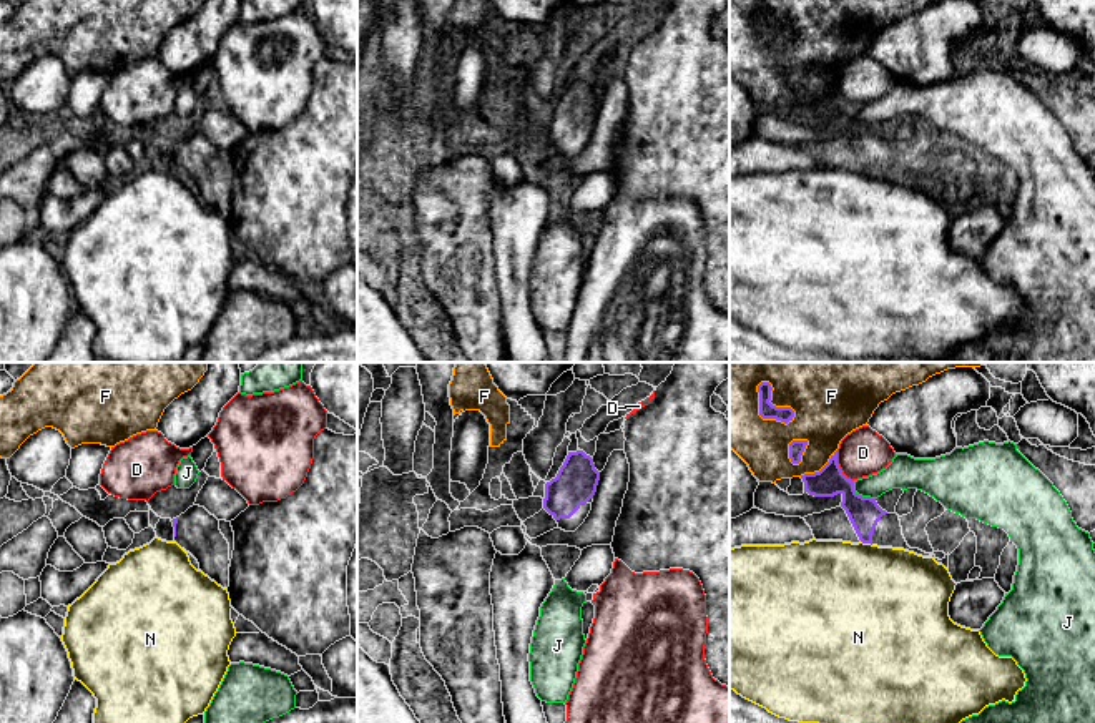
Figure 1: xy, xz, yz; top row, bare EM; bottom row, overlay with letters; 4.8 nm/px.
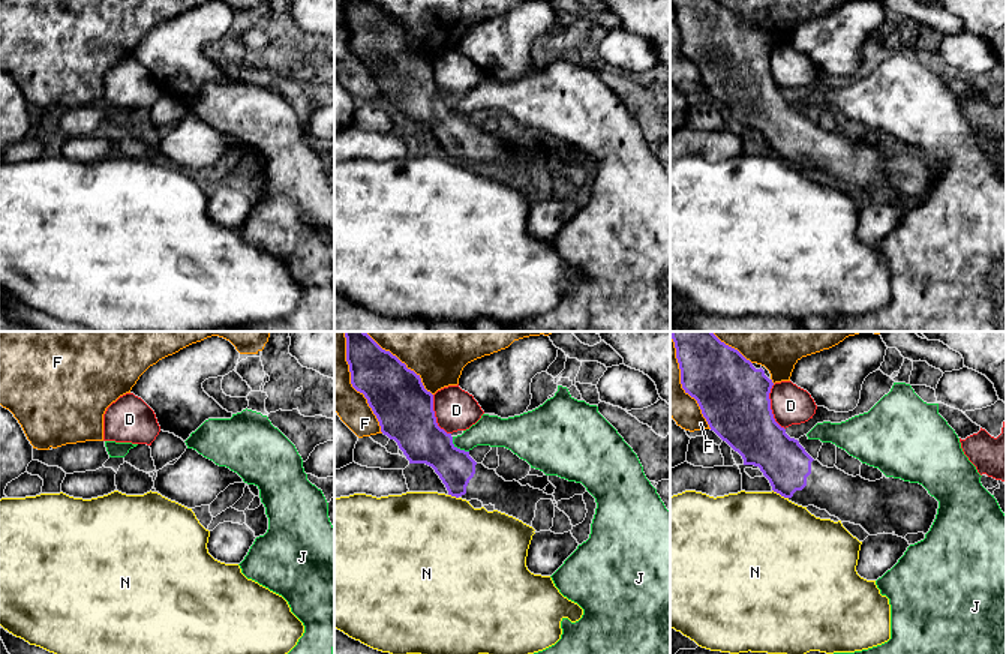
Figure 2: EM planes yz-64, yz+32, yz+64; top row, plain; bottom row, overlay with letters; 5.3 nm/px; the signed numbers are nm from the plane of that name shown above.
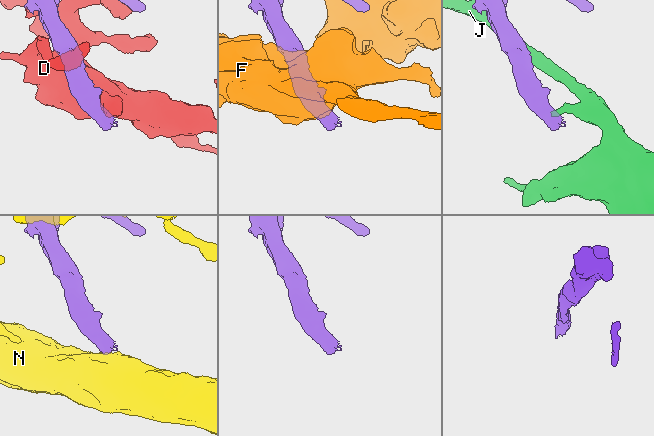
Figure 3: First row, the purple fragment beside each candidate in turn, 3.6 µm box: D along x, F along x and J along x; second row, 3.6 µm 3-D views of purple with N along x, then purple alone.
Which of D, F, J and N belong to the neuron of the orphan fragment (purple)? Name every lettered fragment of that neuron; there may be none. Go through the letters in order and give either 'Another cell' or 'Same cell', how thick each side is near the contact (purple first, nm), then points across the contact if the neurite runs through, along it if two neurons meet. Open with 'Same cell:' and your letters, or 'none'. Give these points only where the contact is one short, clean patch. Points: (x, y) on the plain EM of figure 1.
Same cell: none
D: Another cell. Thickness 150 nm (purple) against 220 nm
F: Another cell. Thickness 80 nm (purple) against 280 nm
J: Another cell. Thickness 150 nm (purple) against 160 nm
N: Another cell. Thickness 150 nm (purple) against 480 nm. Boundary: yz (861, 168), (871, 173)

